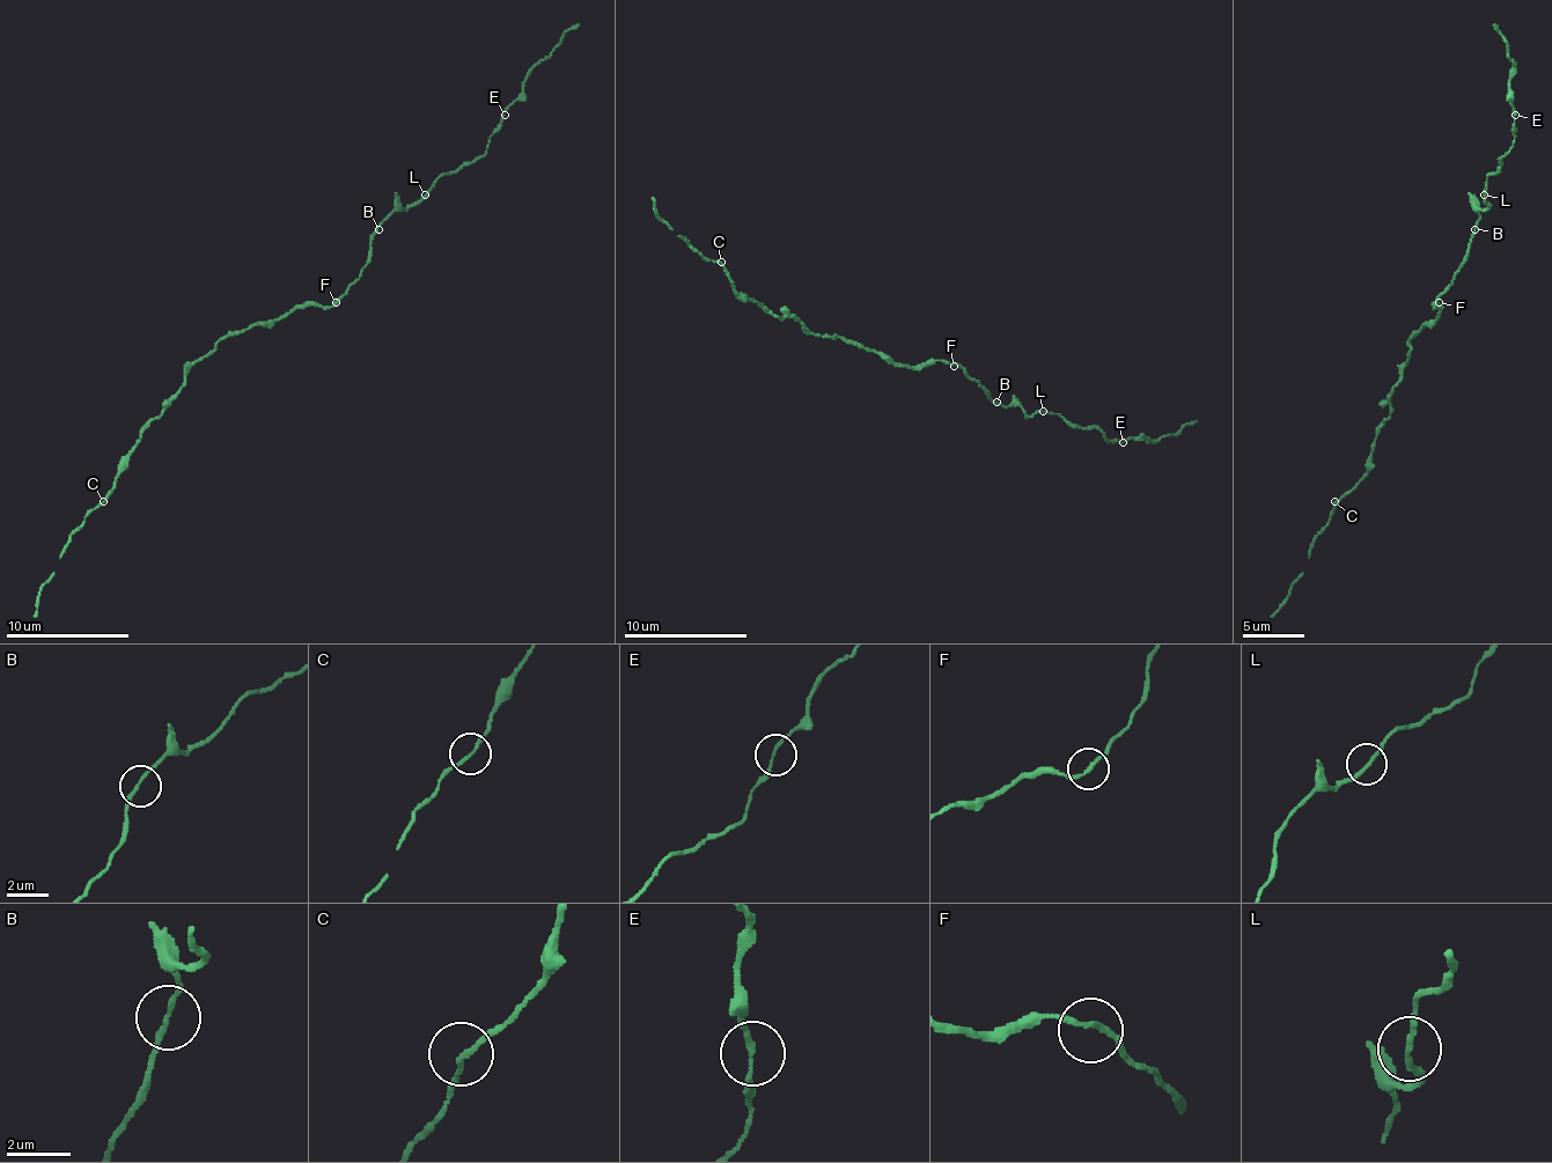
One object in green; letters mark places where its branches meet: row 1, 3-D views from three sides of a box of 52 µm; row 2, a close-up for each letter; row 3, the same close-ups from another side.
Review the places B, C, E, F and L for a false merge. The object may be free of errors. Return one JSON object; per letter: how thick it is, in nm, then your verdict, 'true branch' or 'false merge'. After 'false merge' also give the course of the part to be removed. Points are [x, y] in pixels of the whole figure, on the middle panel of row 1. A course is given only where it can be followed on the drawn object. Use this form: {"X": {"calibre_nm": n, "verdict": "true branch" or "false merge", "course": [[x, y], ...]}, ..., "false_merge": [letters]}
{"B": {"calibre_nm": 150, "verdict": "true branch"}, "C": {"calibre_nm": 150, "verdict": "true branch"}, "E": {"calibre_nm": 140, "verdict": "true branch"}, "F": {"calibre_nm": 160, "verdict": "true branch"}, "L": {"calibre_nm": 160, "verdict": "true branch"}, "false_merge": []}

